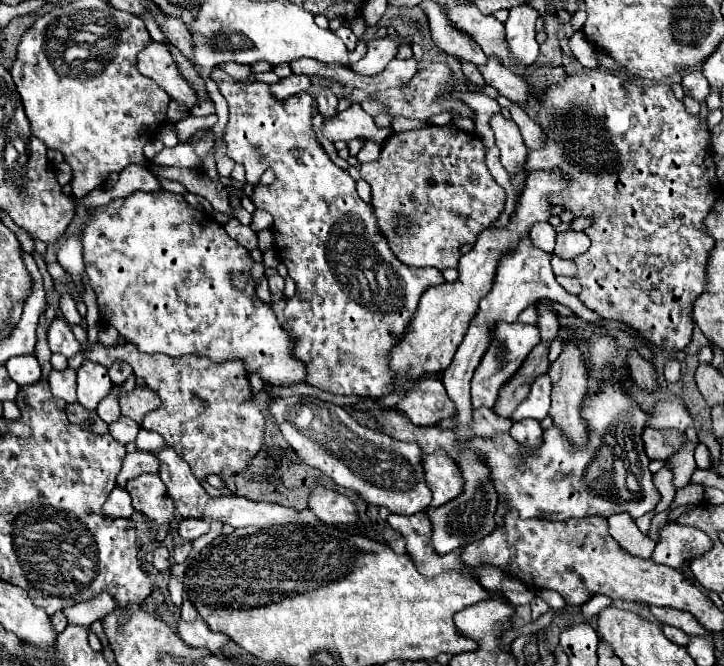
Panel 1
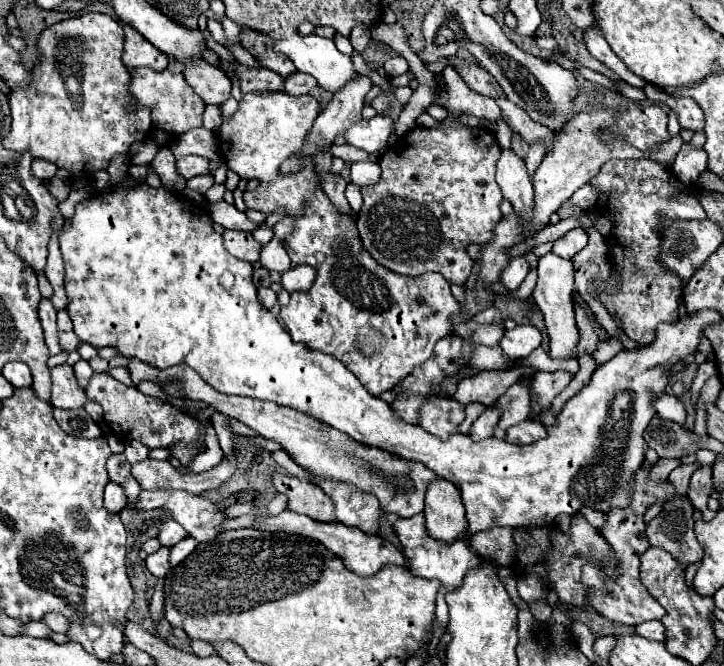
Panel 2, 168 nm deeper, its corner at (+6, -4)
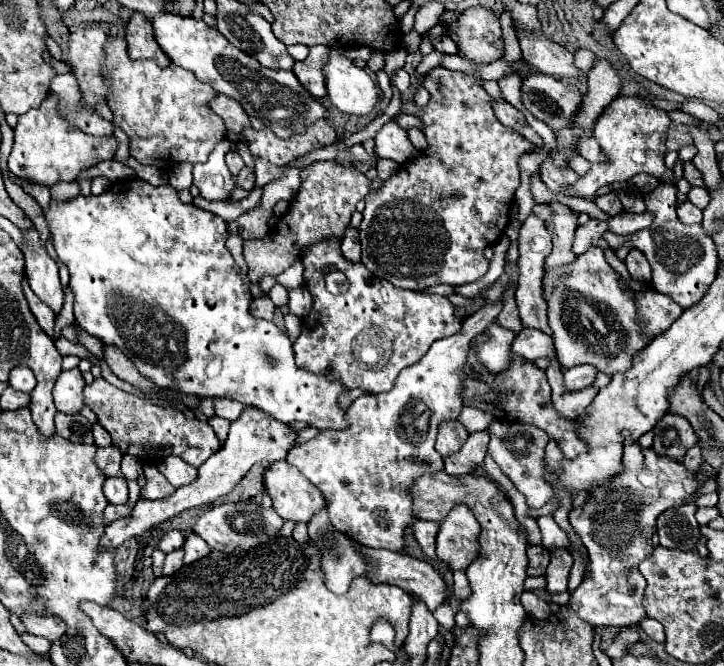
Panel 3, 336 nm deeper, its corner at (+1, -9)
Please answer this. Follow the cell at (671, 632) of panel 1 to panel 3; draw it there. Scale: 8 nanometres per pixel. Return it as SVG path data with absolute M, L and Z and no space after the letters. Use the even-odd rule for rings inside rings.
M644 618L640 622L640 628L646 636L650 636L652 640L656 642L664 642L664 626L658 622L658 620L652 620L652 618Z

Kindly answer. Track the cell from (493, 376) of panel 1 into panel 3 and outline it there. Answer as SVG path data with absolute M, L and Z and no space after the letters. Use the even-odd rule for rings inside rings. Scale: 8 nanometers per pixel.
M524 328L520 334L516 334L516 338L512 342L512 350L516 354L520 354L522 358L534 362L538 358L548 358L554 352L554 340L552 340L552 336L548 336L540 330Z

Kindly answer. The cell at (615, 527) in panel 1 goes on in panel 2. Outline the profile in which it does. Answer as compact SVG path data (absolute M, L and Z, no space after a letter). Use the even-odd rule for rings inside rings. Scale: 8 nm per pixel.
M581 509L581 515L585 515L585 519L595 527L595 529L603 529L605 527L605 515L601 515L601 513L597 513L597 511L593 511L593 509Z

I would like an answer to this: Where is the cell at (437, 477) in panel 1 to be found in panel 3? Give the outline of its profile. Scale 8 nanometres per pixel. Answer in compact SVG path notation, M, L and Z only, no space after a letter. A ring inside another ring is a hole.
M456 506L442 520L436 538L436 558L450 570L466 570L480 552L480 524L466 506Z

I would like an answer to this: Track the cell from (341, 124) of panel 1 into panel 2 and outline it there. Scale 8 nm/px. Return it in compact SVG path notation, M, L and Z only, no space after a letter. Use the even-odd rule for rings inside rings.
M375 115L373 119L357 121L349 129L341 131L345 141L367 153L377 153L387 149L389 135L393 131L393 121L387 115Z

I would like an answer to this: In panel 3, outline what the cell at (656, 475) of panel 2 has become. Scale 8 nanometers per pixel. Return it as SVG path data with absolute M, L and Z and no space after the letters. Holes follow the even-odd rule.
M698 445L690 448L683 458L684 467L692 472L696 472L702 463L702 451Z

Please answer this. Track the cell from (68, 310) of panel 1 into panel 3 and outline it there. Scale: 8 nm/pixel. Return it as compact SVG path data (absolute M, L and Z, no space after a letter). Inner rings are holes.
M58 338L56 340L56 348L58 348L58 352L62 354L62 356L68 356L68 354L76 354L76 356L80 356L80 358L86 358L86 360L90 360L92 364L96 364L96 356L94 354L90 354L82 344L72 344L72 342L68 342L66 338Z

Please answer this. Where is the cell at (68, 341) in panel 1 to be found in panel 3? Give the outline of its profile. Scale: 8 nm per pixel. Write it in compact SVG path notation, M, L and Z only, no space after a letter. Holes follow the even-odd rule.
M26 276L22 278L22 290L24 290L24 296L26 296L26 300L28 300L28 306L30 306L32 314L36 316L38 324L42 326L42 330L44 330L48 336L52 336L54 318L56 318L56 316L54 316L54 312L52 312L44 302L40 302L40 298L30 290L30 284L28 284Z

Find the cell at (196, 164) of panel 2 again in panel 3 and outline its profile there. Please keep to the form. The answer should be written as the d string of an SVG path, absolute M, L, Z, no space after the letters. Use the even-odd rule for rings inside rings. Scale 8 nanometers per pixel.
M222 140L210 158L204 164L194 166L194 184L200 190L200 196L206 200L228 202L232 190L236 188L236 176L230 174L224 154L230 150L230 142Z

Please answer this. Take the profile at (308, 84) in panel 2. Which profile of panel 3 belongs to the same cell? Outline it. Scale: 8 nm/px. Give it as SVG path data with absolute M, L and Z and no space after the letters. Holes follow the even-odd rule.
M314 46L310 48L310 54L306 56L306 60L296 62L292 68L292 72L302 82L302 86L316 98L326 96L326 82L324 82L322 68L328 62L328 56L330 56L330 50L326 46Z

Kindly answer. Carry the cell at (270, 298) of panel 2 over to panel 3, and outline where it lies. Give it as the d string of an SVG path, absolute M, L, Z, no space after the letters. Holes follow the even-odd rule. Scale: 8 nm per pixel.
M268 296L254 298L250 304L250 314L254 314L256 318L262 318L262 320L272 320L274 310L276 310L276 306Z

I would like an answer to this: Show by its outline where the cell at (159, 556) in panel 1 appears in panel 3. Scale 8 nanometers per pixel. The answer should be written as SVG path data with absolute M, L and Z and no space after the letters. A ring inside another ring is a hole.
M174 550L170 554L166 554L166 562L164 562L164 574L174 574L176 570L182 568L182 558L184 558L184 550Z

